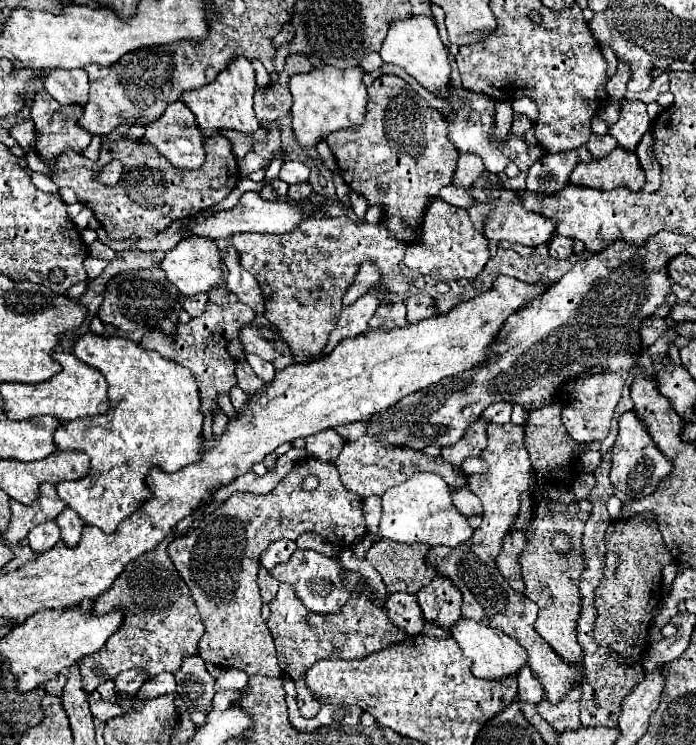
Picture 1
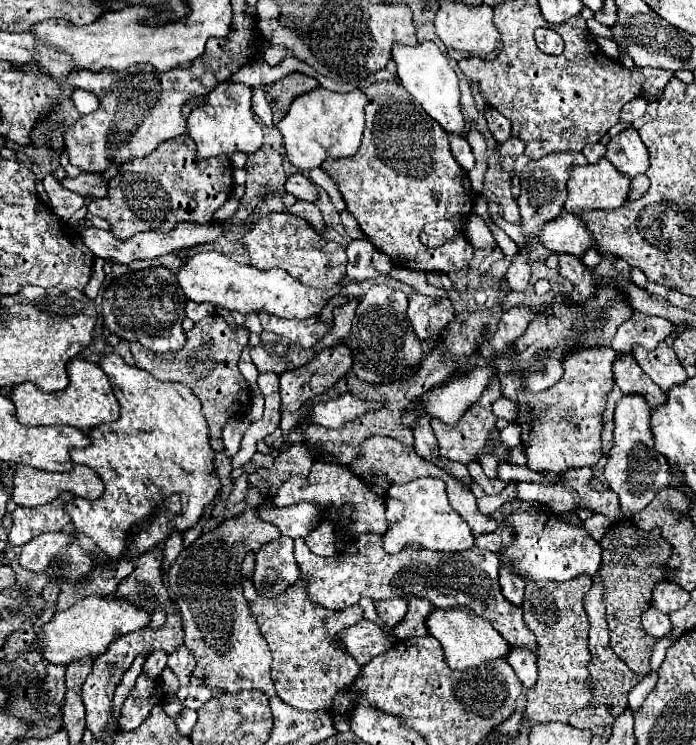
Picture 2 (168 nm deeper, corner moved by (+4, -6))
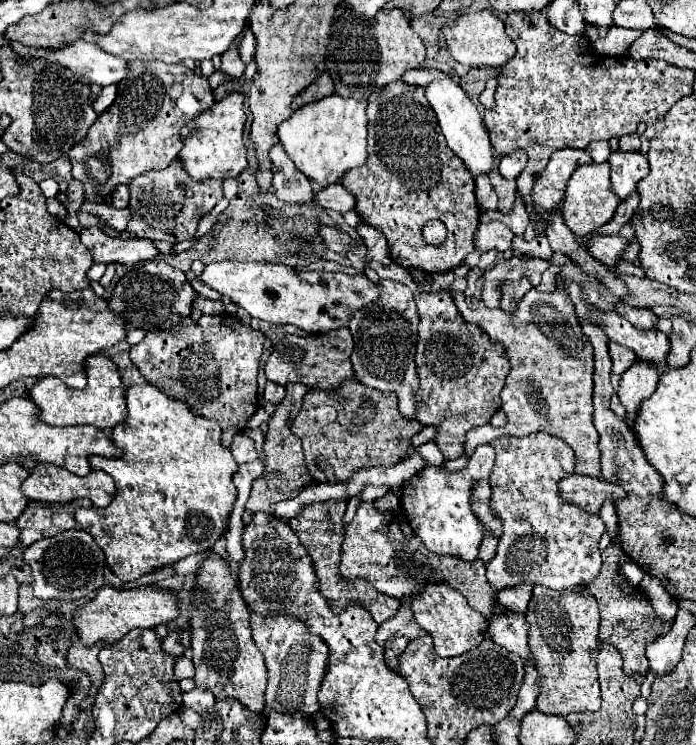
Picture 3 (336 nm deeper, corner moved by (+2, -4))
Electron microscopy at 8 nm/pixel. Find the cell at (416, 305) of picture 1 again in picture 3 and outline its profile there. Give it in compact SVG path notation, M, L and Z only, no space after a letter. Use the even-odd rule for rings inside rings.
M411 285L419 309L419 341L415 361L419 365L421 389L417 393L417 421L437 427L435 445L447 459L465 455L463 443L469 429L489 423L491 415L501 409L501 391L507 377L507 361L499 345L487 341L479 325L467 323L457 311L449 291L425 293Z

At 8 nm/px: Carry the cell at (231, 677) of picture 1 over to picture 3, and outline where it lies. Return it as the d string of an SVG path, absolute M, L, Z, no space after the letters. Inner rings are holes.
M195 687L193 691L183 691L183 705L197 713L211 713L211 703L215 703L215 697L205 689Z

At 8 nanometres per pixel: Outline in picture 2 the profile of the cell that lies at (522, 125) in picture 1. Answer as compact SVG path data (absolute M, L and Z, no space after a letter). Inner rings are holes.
M517 137L507 139L501 147L499 147L499 155L501 157L519 157L523 153L523 141Z

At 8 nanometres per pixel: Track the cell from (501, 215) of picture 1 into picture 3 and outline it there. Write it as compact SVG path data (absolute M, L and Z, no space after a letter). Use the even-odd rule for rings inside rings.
M591 233L589 239L583 243L583 247L601 263L613 267L617 259L621 259L621 253L625 249L627 241L617 235L599 235Z

